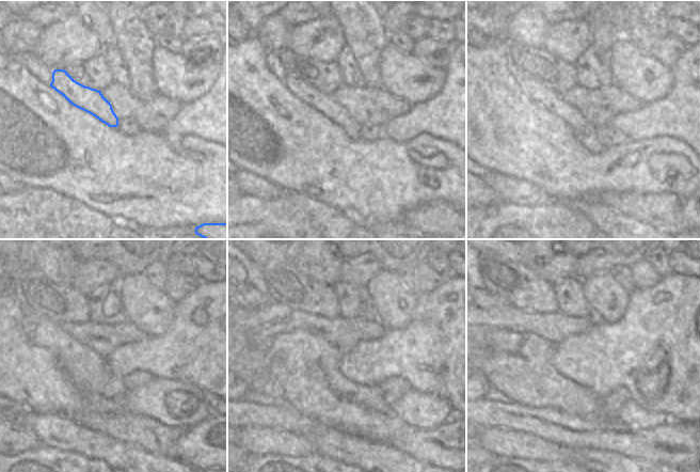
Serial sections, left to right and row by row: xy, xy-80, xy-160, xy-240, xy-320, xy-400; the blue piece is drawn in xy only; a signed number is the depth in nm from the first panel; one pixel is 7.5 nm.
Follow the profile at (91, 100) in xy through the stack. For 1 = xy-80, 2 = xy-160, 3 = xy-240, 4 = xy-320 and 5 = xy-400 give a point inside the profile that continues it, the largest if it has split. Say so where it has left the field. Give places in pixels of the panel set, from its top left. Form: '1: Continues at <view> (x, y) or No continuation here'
1: Continues at xy-80 (324, 104)
2: Continues at xy-160 (585, 132)
3: Continues at xy-240 (85, 367)
4: Continues at xy-320 (304, 367)
5: Continues at xy-400 (519, 363).

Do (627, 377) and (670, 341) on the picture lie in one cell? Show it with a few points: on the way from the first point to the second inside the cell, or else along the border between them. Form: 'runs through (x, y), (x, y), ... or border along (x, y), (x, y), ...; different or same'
runs through (634, 364), (657, 340); same

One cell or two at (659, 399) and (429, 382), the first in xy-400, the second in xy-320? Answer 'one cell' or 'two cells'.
one cell

